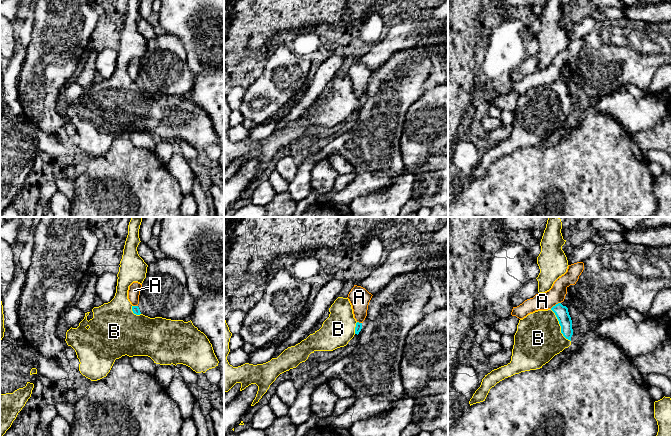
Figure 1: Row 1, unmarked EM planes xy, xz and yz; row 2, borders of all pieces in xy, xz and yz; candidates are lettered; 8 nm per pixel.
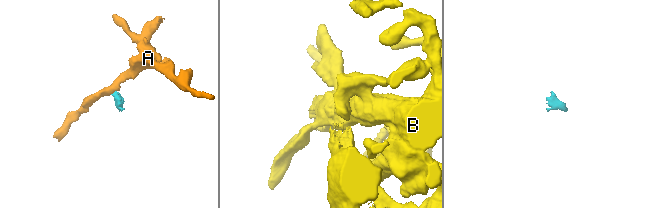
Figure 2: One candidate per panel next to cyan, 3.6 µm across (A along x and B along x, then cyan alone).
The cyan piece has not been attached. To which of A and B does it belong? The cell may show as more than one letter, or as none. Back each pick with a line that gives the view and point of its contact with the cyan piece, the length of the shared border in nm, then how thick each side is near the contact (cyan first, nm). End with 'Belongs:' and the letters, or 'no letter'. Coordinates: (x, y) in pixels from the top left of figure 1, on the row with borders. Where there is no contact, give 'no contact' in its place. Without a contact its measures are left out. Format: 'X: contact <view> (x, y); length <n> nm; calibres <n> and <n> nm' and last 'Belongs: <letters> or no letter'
B: contact yz (560, 325); length 300 nm; calibres 110 and 380 nm
Belongs: B

